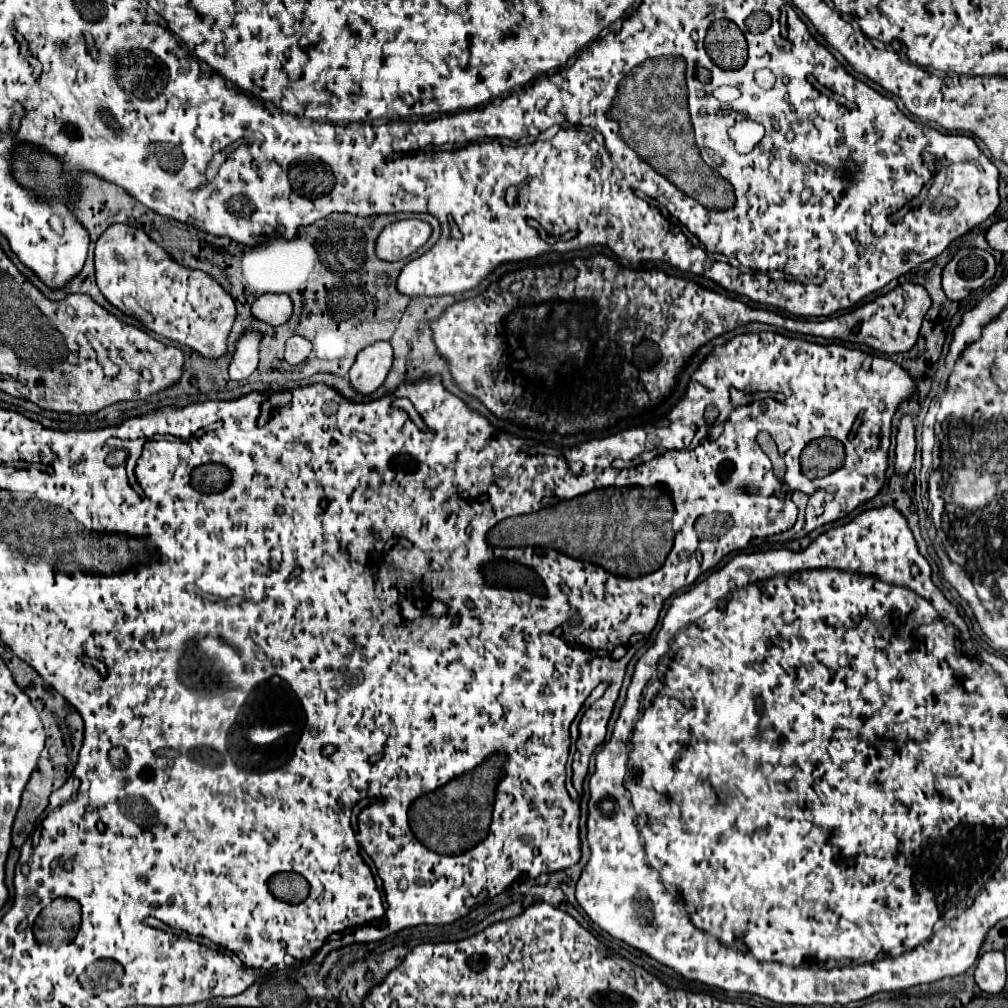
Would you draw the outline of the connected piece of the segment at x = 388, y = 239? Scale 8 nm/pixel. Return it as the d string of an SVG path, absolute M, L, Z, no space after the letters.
M406 219L386 225L376 241L378 257L384 261L400 261L418 251L432 235L430 223L422 219Z

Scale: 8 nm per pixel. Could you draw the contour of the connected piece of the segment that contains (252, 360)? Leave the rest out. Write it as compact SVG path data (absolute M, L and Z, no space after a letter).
M246 331L236 341L236 349L234 349L234 355L232 355L232 361L228 367L230 379L242 381L242 379L248 379L256 371L260 341L262 341L262 333L258 333L258 331Z

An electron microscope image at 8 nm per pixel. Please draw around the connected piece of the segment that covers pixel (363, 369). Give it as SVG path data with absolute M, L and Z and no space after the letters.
M376 341L374 345L362 349L362 353L358 353L356 363L350 369L352 387L364 395L376 391L384 383L392 367L392 359L394 349L390 341Z

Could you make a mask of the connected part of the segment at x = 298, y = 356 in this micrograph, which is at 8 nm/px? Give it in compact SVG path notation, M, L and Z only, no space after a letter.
M292 335L288 341L286 341L286 355L284 359L290 363L290 365L298 365L302 363L308 353L312 351L312 343L306 339L306 337L300 337L300 335Z

